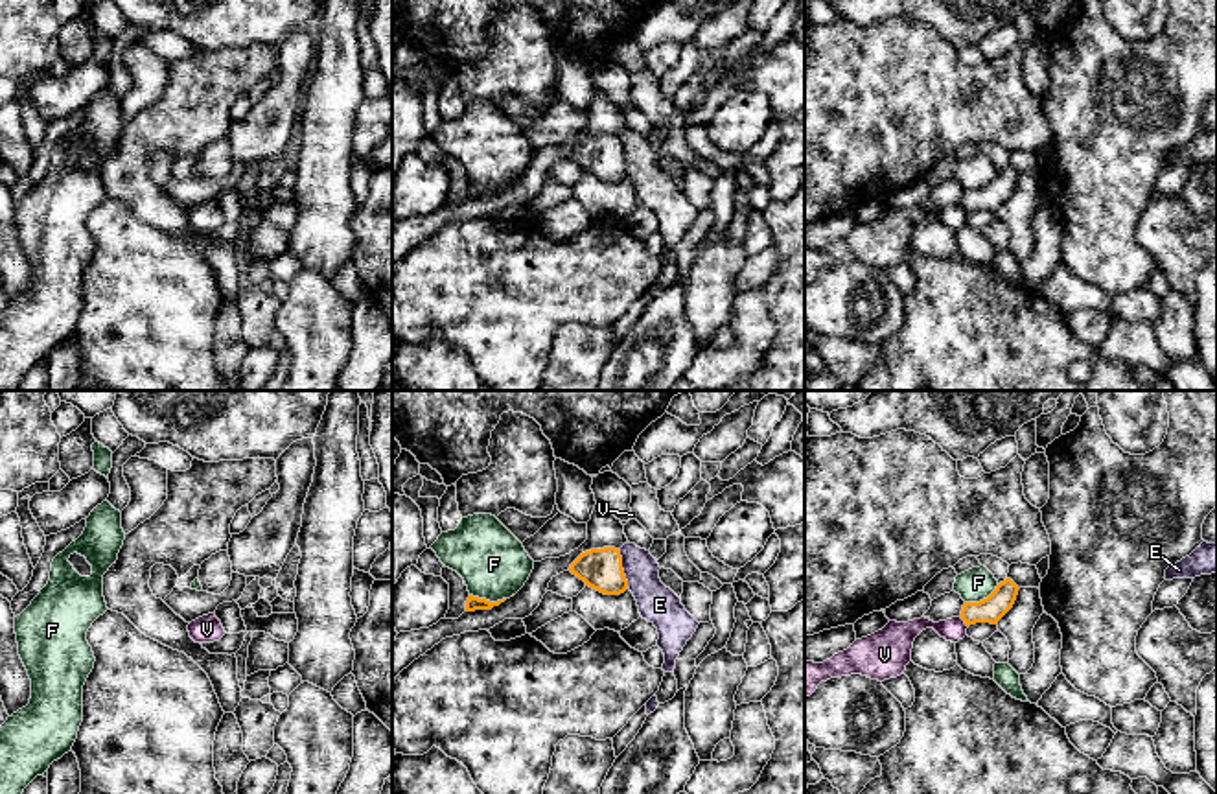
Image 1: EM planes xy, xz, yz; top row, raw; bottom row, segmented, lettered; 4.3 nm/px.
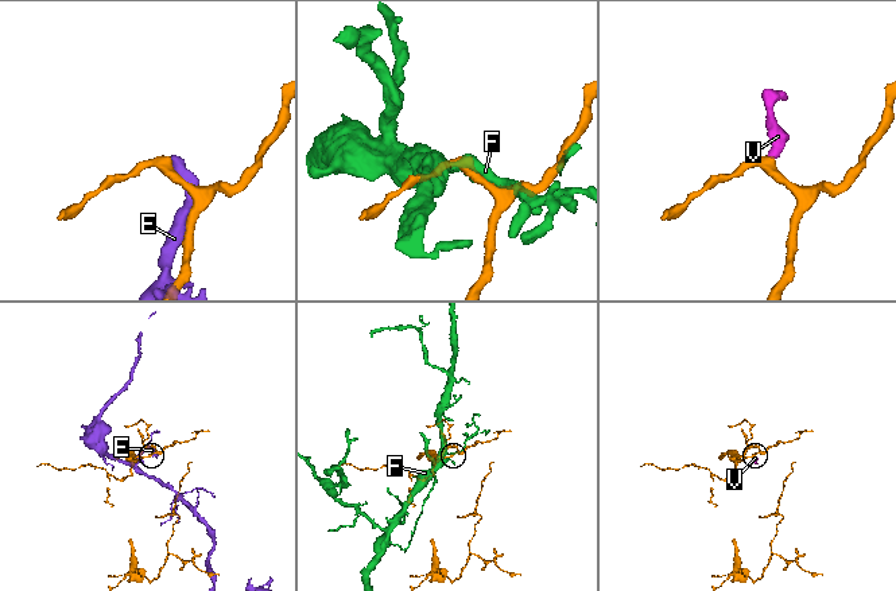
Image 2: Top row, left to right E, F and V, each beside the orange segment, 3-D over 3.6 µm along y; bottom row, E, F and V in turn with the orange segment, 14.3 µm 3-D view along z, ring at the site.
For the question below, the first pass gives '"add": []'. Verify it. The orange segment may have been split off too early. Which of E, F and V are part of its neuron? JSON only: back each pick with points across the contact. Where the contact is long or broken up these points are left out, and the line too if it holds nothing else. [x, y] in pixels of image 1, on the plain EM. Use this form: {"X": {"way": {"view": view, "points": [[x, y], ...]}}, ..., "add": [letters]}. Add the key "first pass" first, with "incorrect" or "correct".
{"first pass": "correct", "add": []}

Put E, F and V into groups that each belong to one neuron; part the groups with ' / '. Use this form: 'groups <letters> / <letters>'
groups E V / F

